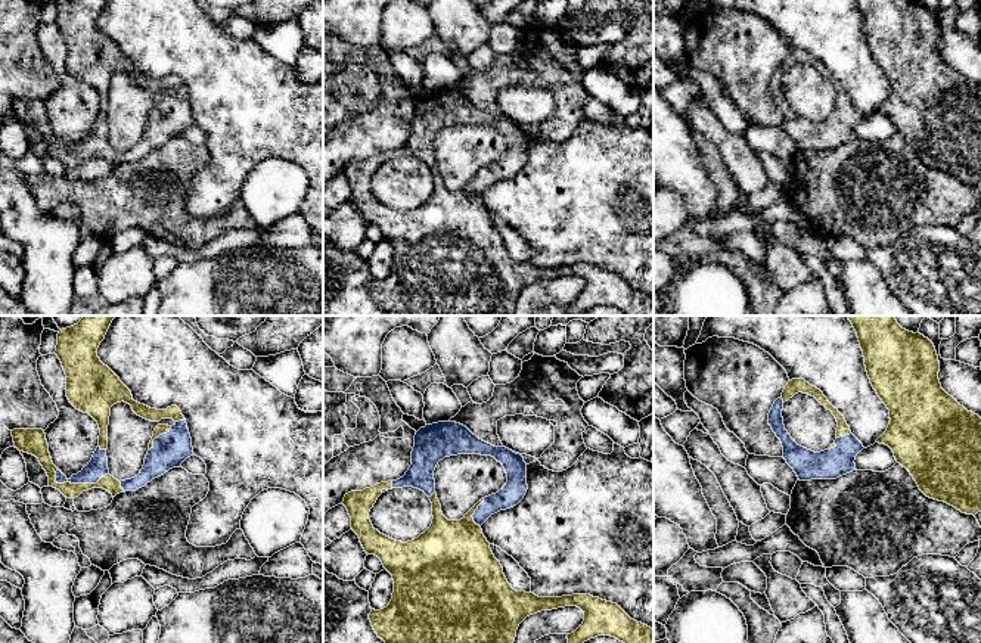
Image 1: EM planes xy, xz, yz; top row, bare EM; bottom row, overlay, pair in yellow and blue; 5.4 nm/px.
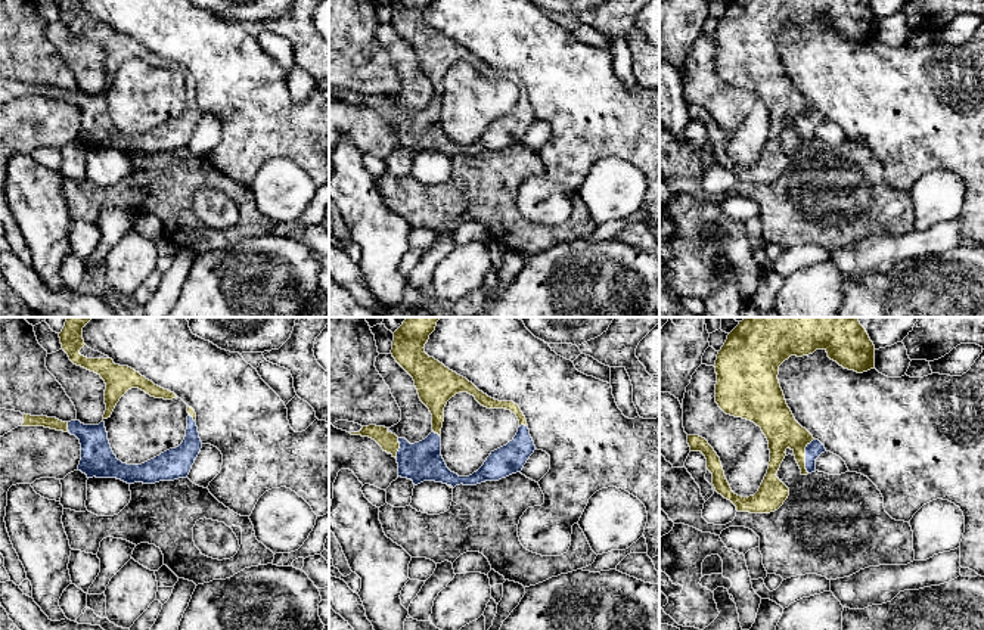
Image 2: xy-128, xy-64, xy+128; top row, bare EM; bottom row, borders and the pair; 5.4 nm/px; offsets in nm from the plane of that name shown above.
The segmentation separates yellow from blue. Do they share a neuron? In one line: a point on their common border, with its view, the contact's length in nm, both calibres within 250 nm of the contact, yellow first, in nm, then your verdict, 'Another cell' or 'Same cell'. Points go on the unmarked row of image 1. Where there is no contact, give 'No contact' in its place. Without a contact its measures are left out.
Touches yellow at xy (81, 154). Shared border 300 nm. Thickness 90 nm (yellow) against 110 nm. Same cell

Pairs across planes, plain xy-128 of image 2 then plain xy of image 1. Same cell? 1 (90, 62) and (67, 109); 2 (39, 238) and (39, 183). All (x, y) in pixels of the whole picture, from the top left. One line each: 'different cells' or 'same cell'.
1: same cell
2: different cells

